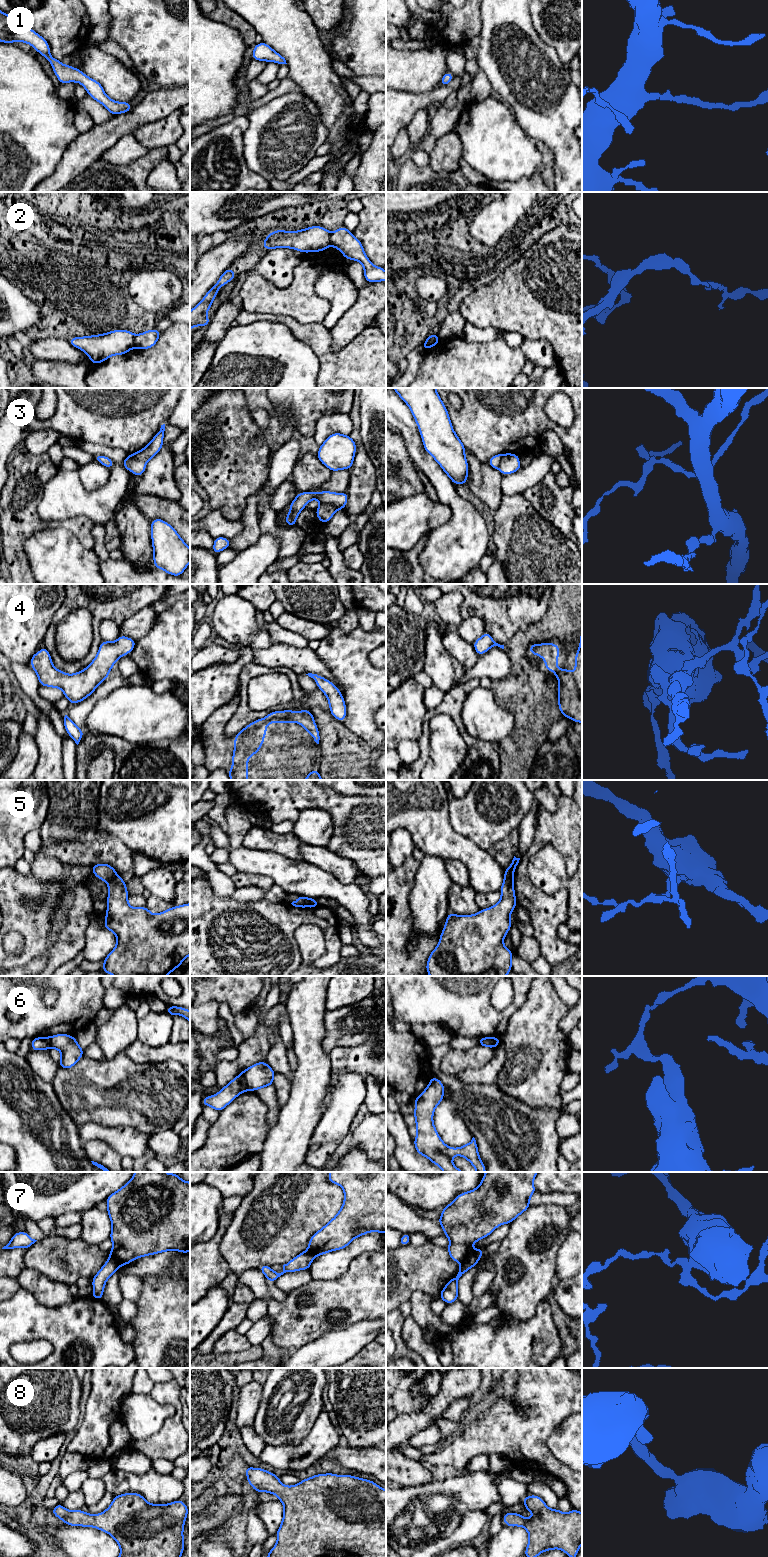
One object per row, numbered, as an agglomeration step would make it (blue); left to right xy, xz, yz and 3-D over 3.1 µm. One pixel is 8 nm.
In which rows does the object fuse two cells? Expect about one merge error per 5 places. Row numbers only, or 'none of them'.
2, 3, 5, 6, 7

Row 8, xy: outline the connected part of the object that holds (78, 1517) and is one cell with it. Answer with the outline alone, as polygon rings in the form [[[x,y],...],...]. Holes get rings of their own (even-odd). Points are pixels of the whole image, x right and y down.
[[[124,1493],[114,1496],[111,1505],[96,1515],[81,1509],[69,1511],[61,1503],[51,1511],[67,1525],[90,1526],[111,1535],[121,1549],[118,1557],[181,1557],[185,1548],[183,1530],[188,1507],[180,1499],[169,1504],[150,1504],[141,1494]]]

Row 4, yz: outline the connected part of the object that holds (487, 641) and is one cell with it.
[[[484,632],[484,634],[478,638],[475,642],[473,642],[473,646],[475,648],[476,653],[481,656],[486,653],[491,647],[498,646],[504,649],[504,645],[500,645],[496,643],[491,635],[488,632]]]

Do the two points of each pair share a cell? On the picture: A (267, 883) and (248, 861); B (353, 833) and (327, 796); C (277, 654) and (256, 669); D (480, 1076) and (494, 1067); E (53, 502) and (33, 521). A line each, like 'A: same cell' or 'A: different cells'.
A: different cells
B: same cell
C: different cells
D: same cell
E: different cells

